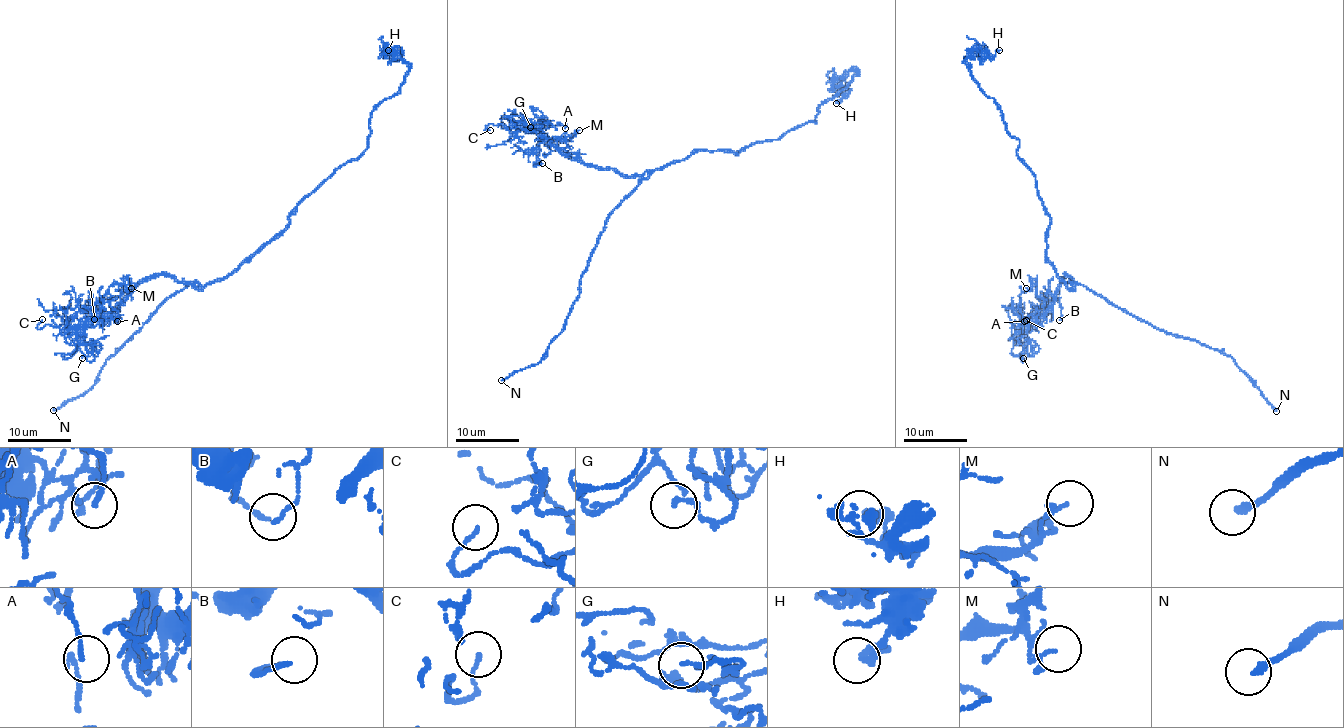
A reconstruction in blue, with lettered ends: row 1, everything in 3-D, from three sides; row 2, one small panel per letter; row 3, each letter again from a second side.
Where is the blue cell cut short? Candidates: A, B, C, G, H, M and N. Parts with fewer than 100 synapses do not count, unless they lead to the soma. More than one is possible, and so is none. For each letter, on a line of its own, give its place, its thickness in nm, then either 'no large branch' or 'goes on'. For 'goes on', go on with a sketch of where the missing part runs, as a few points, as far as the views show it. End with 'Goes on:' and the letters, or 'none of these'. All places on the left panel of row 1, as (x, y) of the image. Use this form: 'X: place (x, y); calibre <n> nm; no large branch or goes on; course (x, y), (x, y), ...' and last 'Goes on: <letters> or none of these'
A: place (117, 321); calibre 130 nm; no large branch
B: place (94, 319); calibre 130 nm; no large branch
C: place (42, 319); calibre 100 nm; no large branch
G: place (82, 358); calibre 110 nm; no large branch
H: place (388, 50); calibre 300 nm; no large branch
M: place (131, 288); calibre 140 nm; no large branch
N: place (53, 410); calibre 180 nm; goes on
Goes on: N

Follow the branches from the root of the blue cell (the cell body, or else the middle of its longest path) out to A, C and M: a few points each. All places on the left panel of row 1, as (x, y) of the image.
A: (239, 267), (203, 286), (163, 275), (145, 276), (110, 312), (94, 316), (107, 302), (118, 313), (117, 321)
C: (239, 267), (203, 286), (163, 275), (145, 276), (83, 327), (45, 324), (39, 329), (42, 319)
M: (239, 267), (203, 286), (196, 281), (188, 284), (150, 275), (109, 312), (98, 304), (110, 286), (131, 288)

